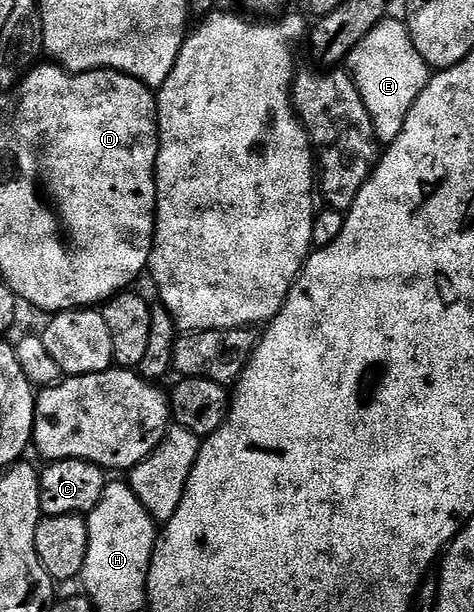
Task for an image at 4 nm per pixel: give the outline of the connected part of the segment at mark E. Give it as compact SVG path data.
M394 16L384 18L353 48L346 65L361 92L361 100L365 100L365 108L369 108L376 138L383 144L397 140L417 96L421 96L429 81L427 61L417 52L406 21L399 19L398 22Z

